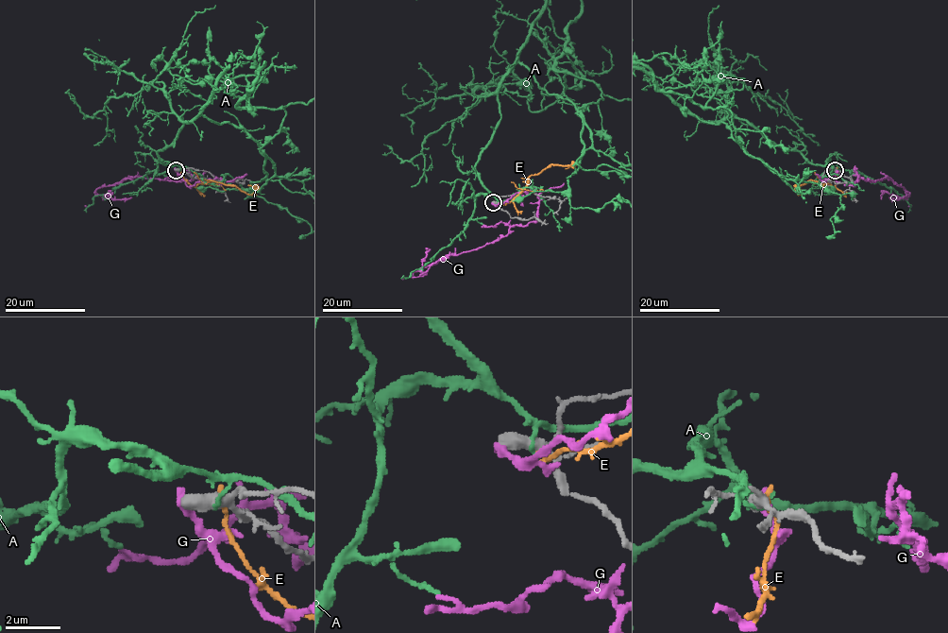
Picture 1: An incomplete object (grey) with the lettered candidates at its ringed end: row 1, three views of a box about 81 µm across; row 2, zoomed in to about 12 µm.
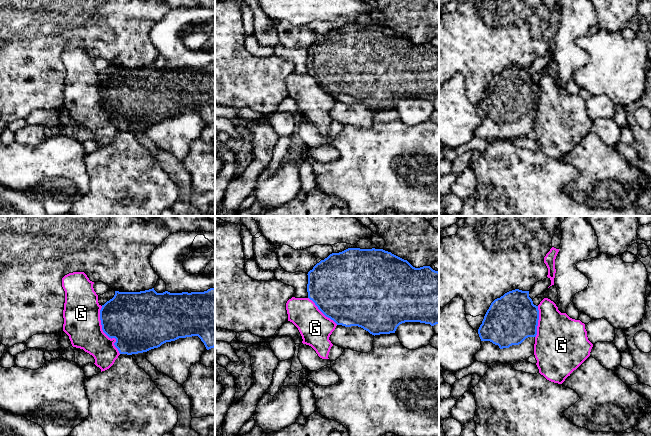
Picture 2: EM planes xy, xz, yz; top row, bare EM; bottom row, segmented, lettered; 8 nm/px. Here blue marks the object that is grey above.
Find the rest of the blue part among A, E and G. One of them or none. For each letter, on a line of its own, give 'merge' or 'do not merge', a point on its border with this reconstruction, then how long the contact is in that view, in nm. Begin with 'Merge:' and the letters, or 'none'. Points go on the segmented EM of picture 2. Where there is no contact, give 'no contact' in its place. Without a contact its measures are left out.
Merge: none
A: do not merge; no contact
E: do not merge; no contact
G: do not merge; meets blue in xy at (104, 332); contact 420 nm long

